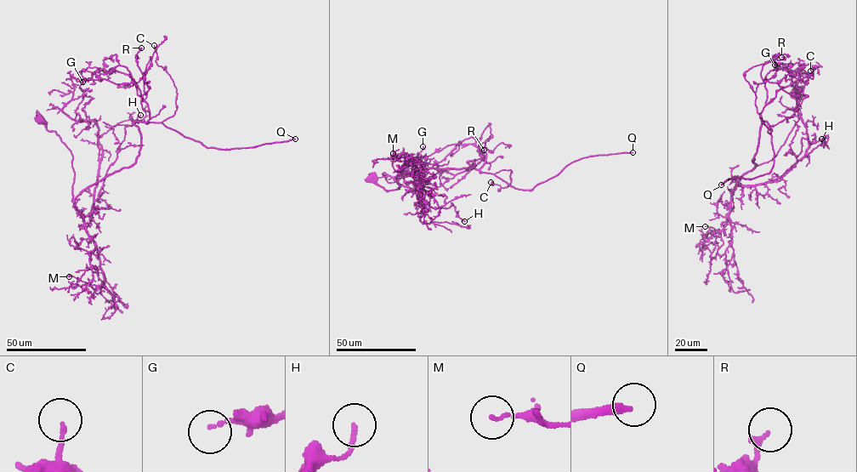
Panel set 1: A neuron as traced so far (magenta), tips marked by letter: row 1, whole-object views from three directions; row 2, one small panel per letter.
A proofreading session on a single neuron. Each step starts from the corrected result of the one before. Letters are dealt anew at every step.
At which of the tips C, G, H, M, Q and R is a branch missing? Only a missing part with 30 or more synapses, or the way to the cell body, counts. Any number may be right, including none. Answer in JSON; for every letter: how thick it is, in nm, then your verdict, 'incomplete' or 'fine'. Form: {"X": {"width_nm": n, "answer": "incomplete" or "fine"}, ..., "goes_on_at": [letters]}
{"C": {"width_nm": 140, "answer": "fine"}, "G": {"width_nm": 110, "answer": "fine"}, "H": {"width_nm": 140, "answer": "fine"}, "M": {"width_nm": 90, "answer": "fine"}, "Q": {"width_nm": 240, "answer": "incomplete"}, "R": {"width_nm": 200, "answer": "fine"}, "goes_on_at": ["Q"]}

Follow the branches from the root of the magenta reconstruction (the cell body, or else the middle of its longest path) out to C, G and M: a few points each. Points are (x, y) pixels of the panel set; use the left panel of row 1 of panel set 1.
C: (39, 120), (71, 154), (73, 201), (129, 167), (140, 145), (133, 122), (161, 122), (177, 107), (154, 45)
G: (39, 120), (70, 151), (71, 200), (88, 214), (99, 127), (62, 110), (71, 76), (82, 82)
M: (39, 120), (71, 154), (71, 200), (96, 246), (104, 284), (93, 289), (69, 276)

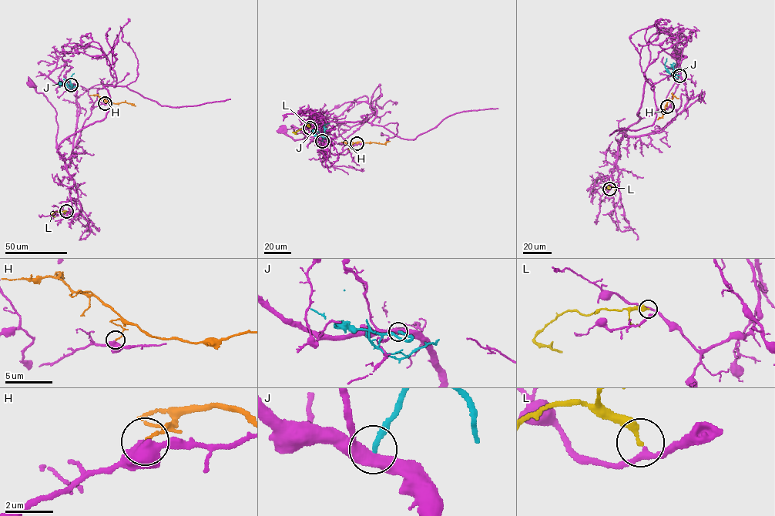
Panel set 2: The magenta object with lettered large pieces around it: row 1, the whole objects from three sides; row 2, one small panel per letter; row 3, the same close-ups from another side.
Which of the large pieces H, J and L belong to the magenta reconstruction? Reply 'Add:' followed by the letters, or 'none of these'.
Add: L

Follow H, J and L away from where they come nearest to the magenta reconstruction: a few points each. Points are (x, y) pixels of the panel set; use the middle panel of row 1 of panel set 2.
H: (357, 143), (384, 144), (390, 141)
J: (322, 141), (324, 124), (330, 123)
L: (310, 128), (305, 125), (293, 132), (296, 134)

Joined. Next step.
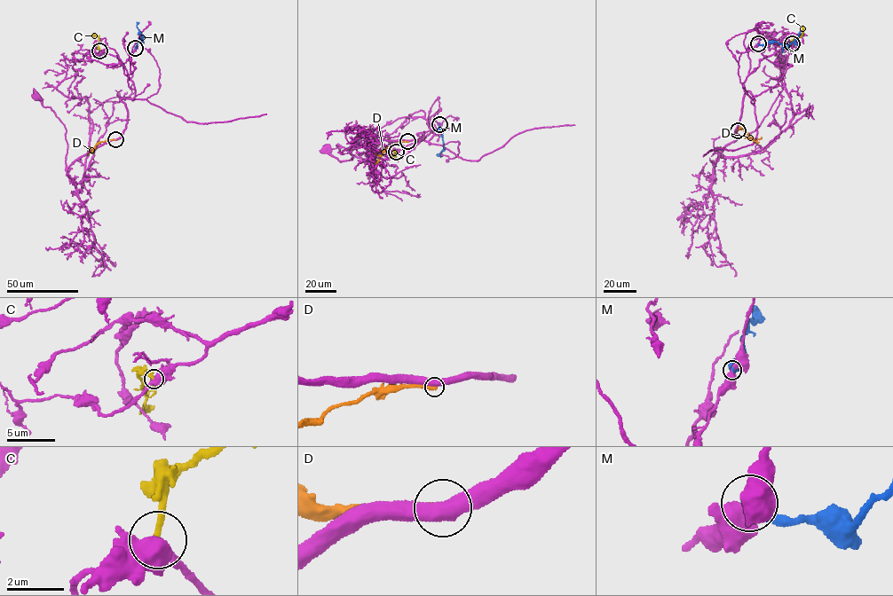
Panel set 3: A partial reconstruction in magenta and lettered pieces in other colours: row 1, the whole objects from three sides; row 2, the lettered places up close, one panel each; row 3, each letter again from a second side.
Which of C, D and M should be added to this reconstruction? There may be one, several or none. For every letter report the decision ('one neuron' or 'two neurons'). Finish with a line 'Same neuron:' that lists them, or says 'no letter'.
C: two neurons
D: two neurons
M: two neurons
Same neuron: no letter

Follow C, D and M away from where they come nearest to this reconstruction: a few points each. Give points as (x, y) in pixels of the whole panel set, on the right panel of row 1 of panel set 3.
C: (792, 43), (801, 36), (802, 27)
D: (737, 130), (742, 129), (754, 140), (761, 137)
M: (758, 44), (763, 44), (769, 41), (789, 45), (799, 33)

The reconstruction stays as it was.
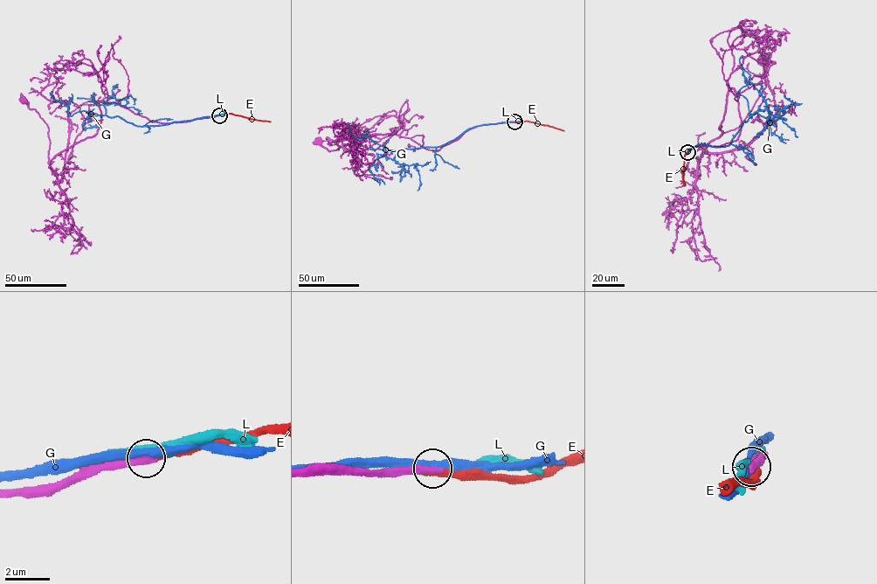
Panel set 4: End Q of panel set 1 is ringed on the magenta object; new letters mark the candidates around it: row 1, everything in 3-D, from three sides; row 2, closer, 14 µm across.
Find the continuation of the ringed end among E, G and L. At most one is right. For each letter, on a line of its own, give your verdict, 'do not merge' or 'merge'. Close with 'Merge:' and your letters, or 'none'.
E: merge
G: do not merge
L: do not merge
Merge: E

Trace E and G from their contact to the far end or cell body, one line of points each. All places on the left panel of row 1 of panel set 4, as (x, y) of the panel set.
E: (218, 115), (232, 114), (270, 121)
G: (218, 114), (135, 126), (118, 116), (84, 110), (71, 116), (67, 106), (54, 100), (51, 92)

